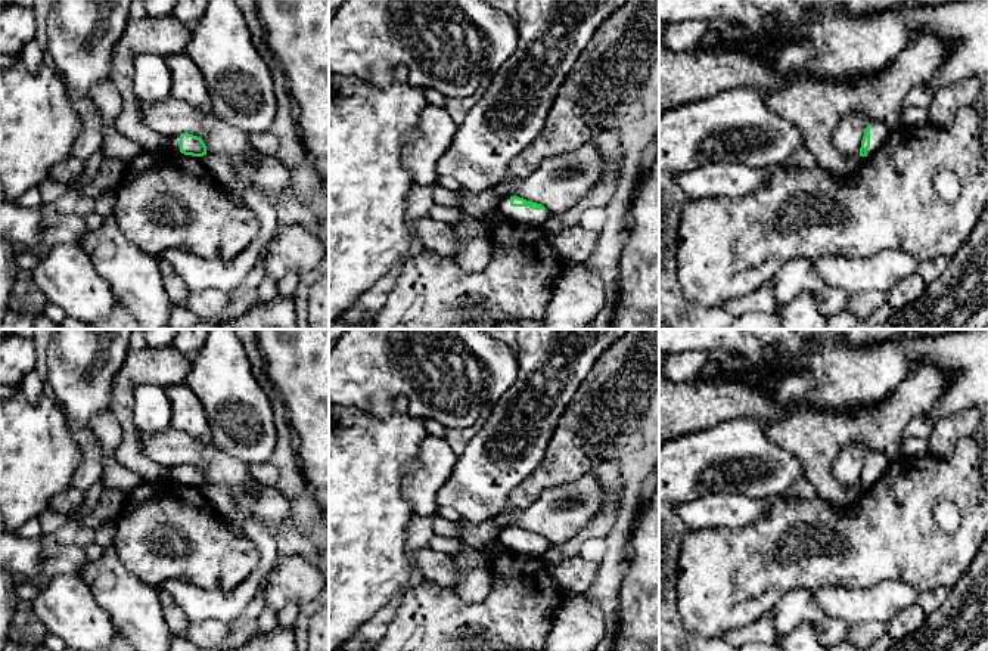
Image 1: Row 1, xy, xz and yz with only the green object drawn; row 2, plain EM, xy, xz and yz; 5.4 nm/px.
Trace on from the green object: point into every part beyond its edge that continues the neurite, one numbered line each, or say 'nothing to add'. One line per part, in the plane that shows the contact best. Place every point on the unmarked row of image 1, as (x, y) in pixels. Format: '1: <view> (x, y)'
1: xz (522, 545)

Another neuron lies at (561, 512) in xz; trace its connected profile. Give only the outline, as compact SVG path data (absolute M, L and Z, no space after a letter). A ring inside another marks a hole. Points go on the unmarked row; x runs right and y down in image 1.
M590 471L575 481L547 489L525 509L501 512L491 520L501 531L519 527L541 534L553 545L560 545L600 514L615 514L621 500L622 486L613 496L608 496L602 480Z

